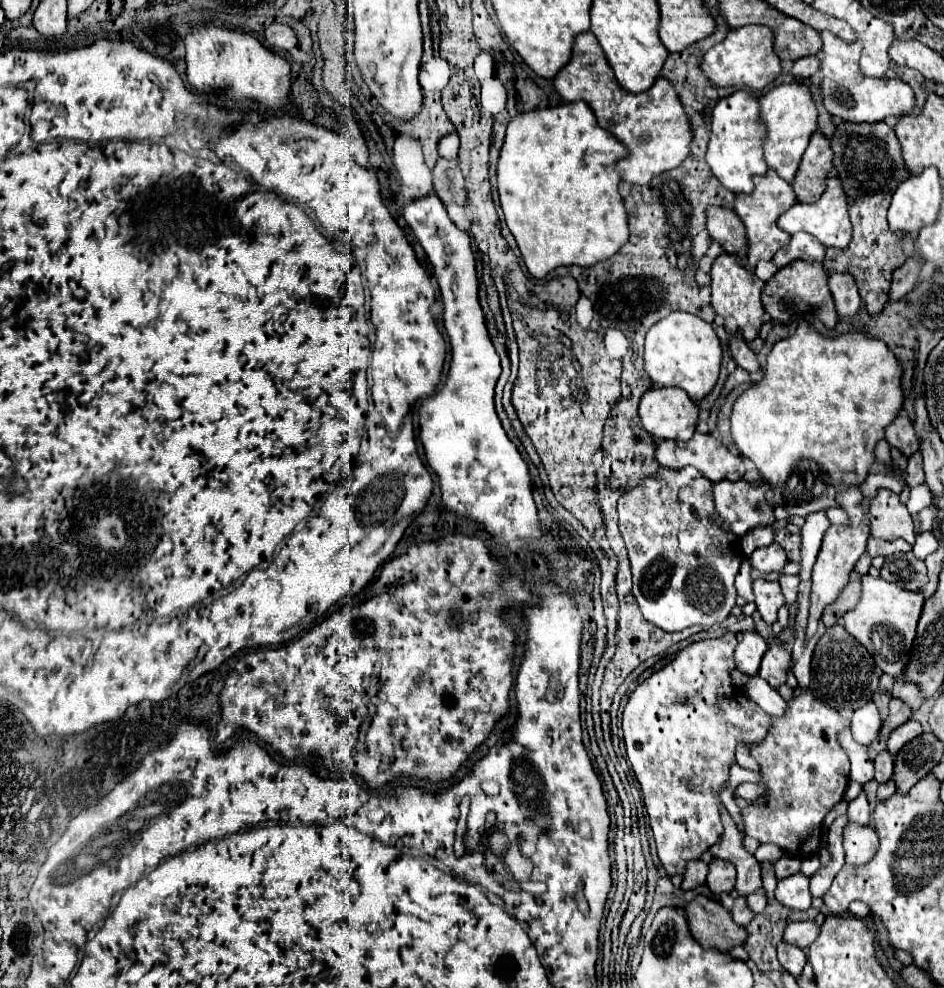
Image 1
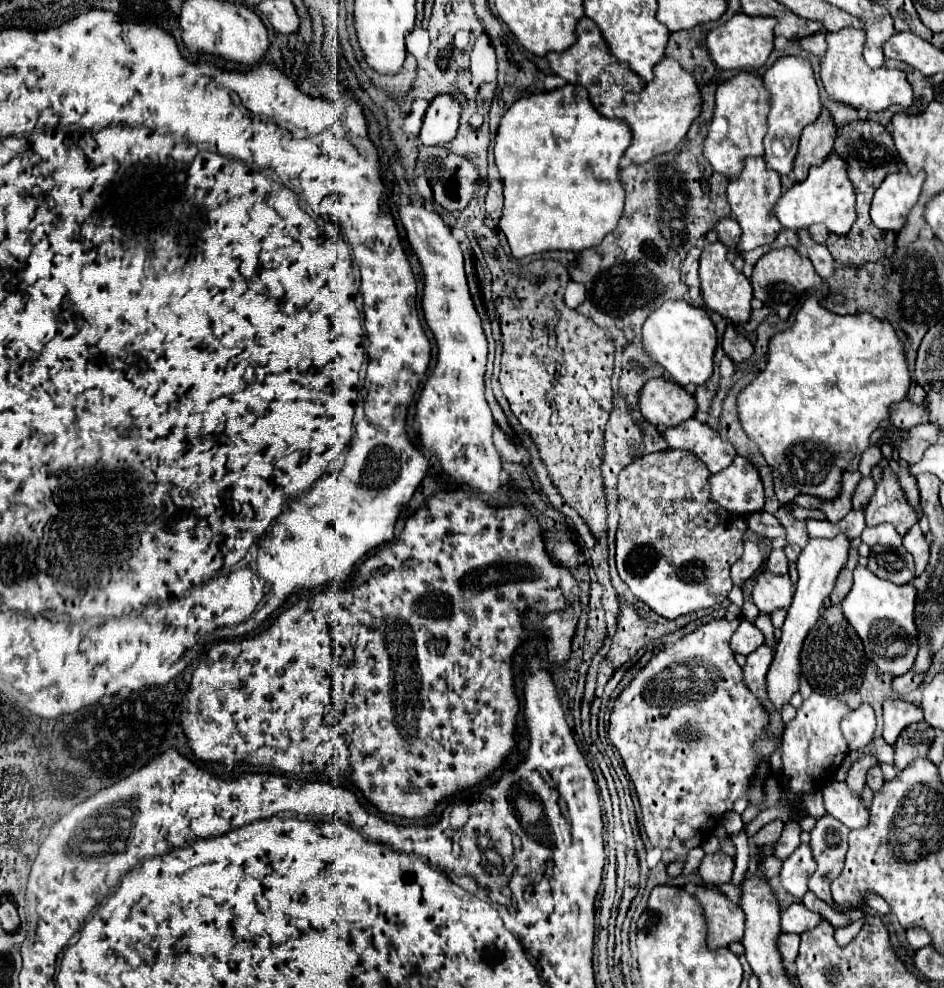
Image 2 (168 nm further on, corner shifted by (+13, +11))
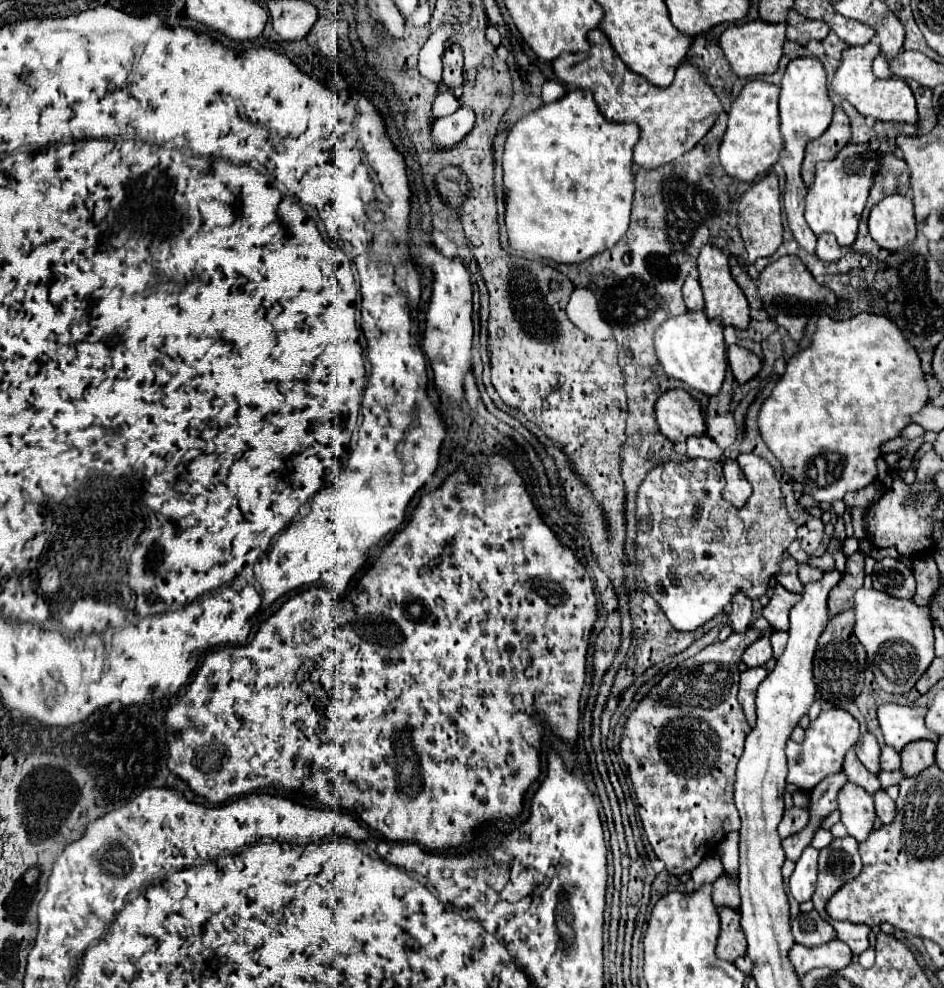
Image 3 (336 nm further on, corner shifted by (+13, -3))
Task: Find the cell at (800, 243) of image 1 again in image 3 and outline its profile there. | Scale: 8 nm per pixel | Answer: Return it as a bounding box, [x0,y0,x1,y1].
[816,234,844,262]

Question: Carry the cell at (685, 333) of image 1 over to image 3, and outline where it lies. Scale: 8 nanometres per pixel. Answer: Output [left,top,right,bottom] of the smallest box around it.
[654,312,726,396]

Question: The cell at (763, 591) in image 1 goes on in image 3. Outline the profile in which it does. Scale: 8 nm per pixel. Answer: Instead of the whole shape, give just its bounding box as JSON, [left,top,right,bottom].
[762,584,800,630]

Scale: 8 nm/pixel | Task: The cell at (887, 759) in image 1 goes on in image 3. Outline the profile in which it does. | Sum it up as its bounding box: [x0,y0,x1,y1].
[874,790,896,824]

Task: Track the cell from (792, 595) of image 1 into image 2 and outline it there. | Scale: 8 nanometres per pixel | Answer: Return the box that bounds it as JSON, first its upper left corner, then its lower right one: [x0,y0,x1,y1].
[764,550,788,574]

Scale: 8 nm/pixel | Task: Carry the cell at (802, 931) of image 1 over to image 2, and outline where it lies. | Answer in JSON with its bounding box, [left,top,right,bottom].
[780,902,822,934]

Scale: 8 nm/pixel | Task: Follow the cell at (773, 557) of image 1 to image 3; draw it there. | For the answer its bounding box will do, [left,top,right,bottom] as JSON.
[730,594,752,632]

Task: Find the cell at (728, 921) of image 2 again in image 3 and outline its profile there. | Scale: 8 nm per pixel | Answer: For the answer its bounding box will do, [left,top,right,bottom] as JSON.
[716,908,746,962]

